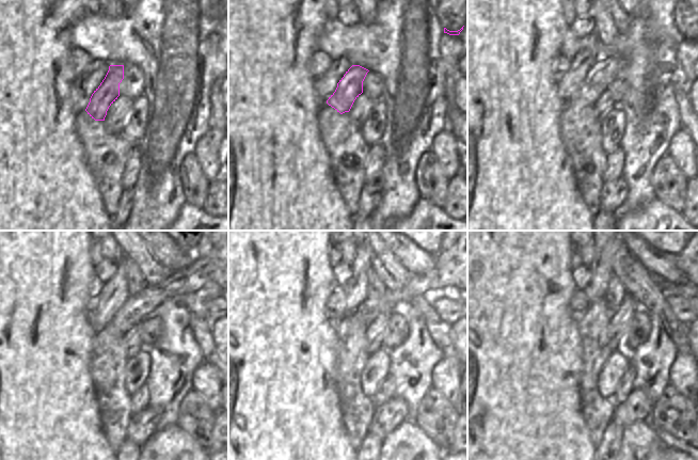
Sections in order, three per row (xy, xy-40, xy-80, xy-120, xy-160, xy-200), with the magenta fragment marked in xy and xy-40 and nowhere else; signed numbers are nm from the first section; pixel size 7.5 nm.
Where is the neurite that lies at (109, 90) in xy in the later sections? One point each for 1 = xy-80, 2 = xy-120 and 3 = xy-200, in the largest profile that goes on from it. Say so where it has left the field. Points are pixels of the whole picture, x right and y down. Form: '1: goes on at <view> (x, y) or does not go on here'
1: goes on at xy-80 (604, 73)
2: goes on at xy-120 (205, 270)
3: goes on at xy-200 (684, 259)

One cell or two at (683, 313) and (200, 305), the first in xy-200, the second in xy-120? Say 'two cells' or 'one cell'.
two cells

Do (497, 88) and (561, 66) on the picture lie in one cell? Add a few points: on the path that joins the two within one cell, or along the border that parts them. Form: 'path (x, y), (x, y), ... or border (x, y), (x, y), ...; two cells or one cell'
border (560, 53), (553, 66), (553, 73), (556, 76); two cells

